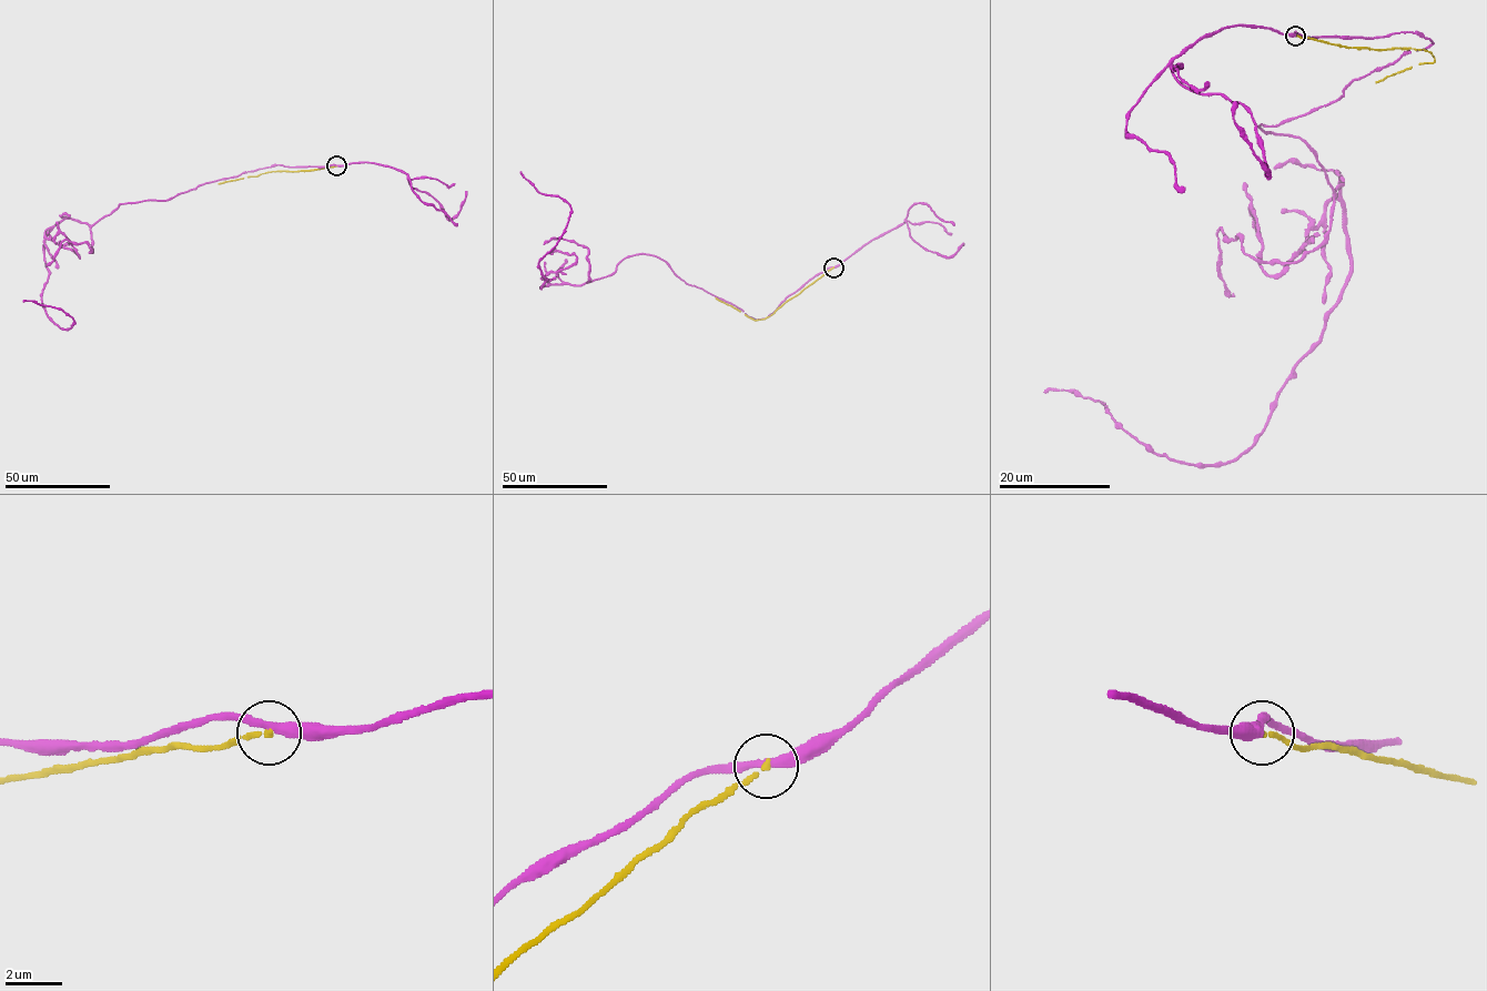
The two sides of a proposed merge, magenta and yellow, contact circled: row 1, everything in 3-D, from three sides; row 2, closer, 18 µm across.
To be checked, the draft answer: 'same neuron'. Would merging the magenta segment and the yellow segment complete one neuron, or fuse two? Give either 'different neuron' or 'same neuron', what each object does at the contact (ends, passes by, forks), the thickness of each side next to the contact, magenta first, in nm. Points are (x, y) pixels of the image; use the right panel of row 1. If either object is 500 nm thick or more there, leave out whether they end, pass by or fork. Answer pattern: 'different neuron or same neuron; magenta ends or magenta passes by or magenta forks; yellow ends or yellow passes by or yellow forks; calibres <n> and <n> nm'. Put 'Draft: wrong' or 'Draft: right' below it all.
different neuron; magenta passes by; yellow ends; calibres 320 and 180 nm
Draft: wrong

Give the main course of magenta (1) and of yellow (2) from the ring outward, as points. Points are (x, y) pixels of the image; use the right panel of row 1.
1: (1295, 34), (1433, 42), (1258, 127), (1343, 180), (1349, 252), (1264, 431), (1185, 464), (1043, 392)
2: (1295, 34), (1347, 48), (1416, 49), (1433, 56), (1435, 60), (1430, 62), (1420, 62), (1376, 82)

